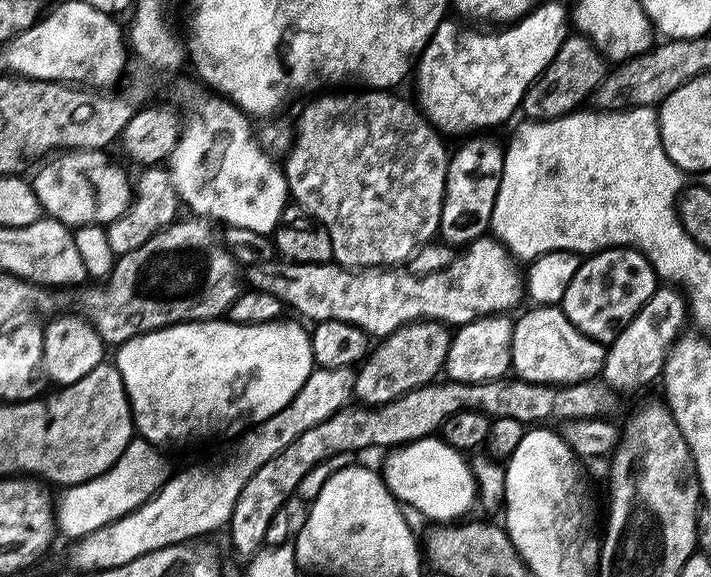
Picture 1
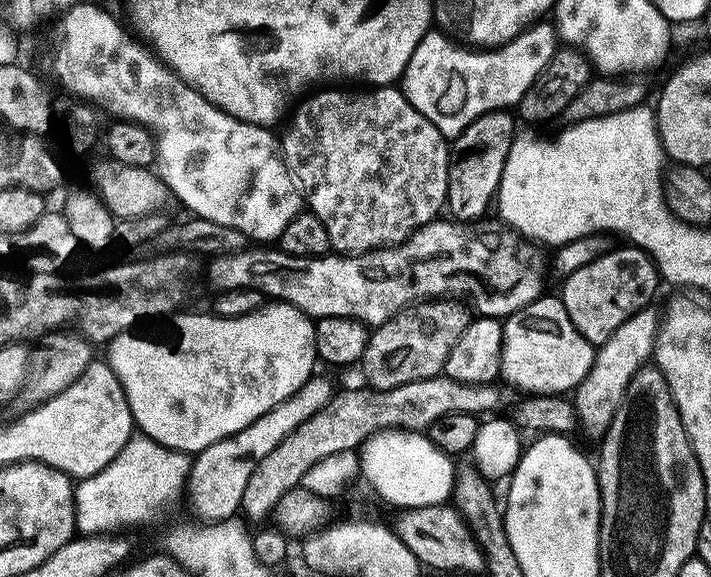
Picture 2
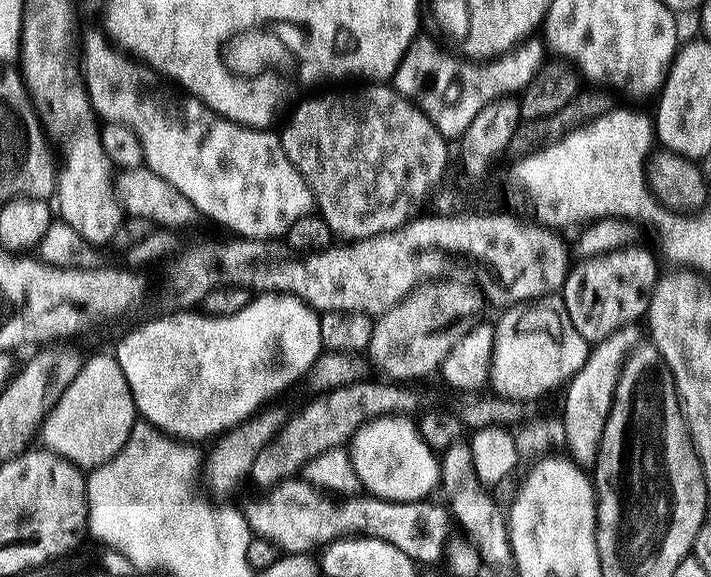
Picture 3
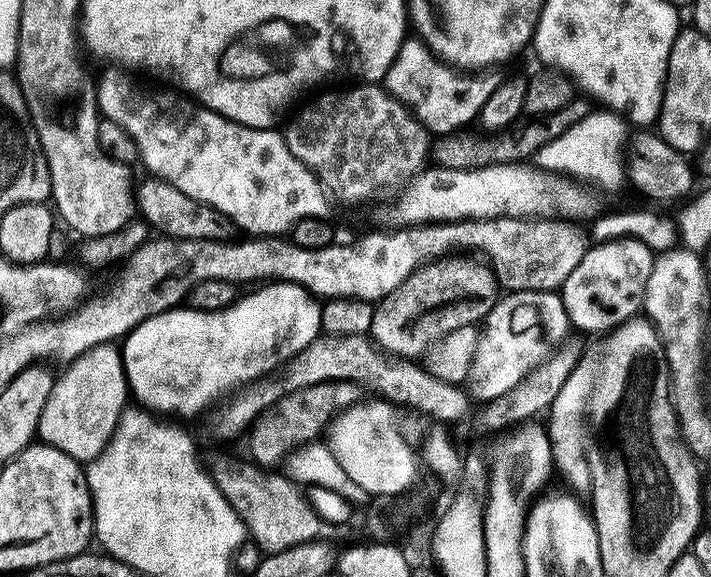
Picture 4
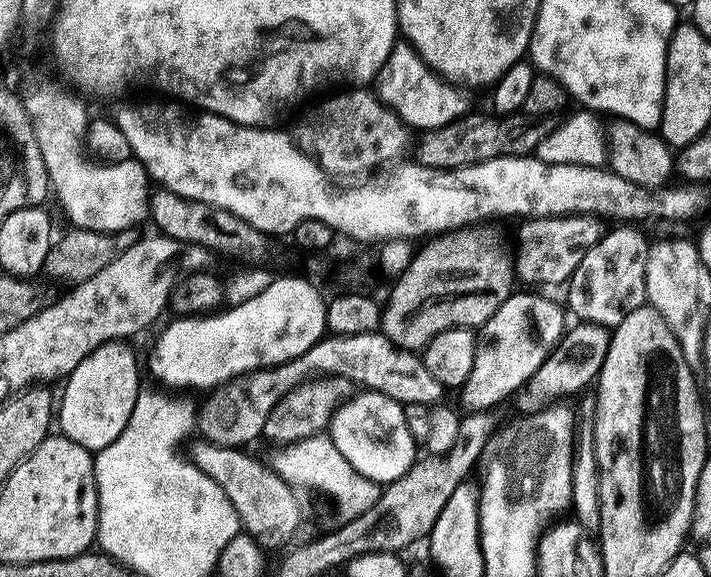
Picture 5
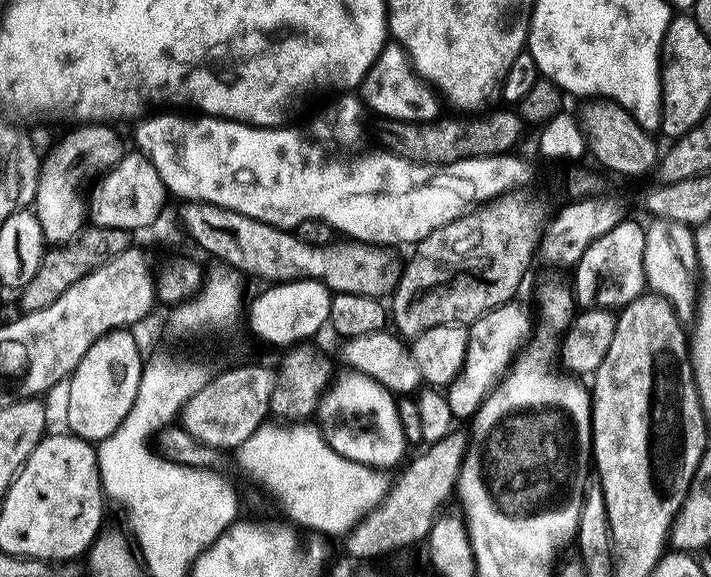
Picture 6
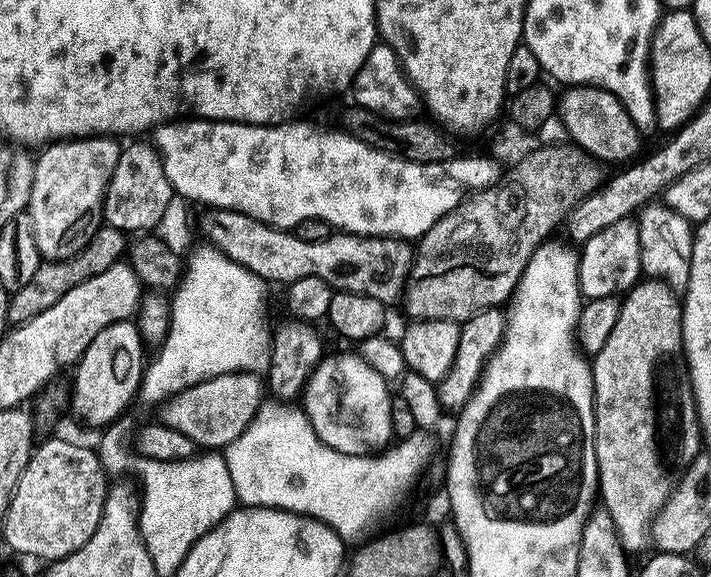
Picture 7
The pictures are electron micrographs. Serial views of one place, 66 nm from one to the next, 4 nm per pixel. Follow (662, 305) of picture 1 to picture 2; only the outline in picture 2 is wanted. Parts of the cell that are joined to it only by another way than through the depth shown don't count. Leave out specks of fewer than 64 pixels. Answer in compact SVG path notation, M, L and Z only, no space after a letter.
M652 306L644 308L626 322L622 322L622 326L618 326L618 330L610 334L608 341L599 345L590 374L586 374L584 381L575 388L575 415L584 419L584 424L590 431L597 434L607 432L612 425L612 419L616 417L627 397L633 378L653 359L656 333L660 331L662 323L661 313L656 313L654 309Z

